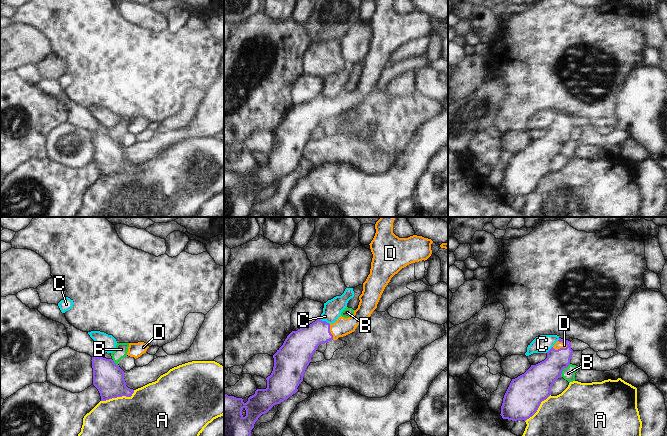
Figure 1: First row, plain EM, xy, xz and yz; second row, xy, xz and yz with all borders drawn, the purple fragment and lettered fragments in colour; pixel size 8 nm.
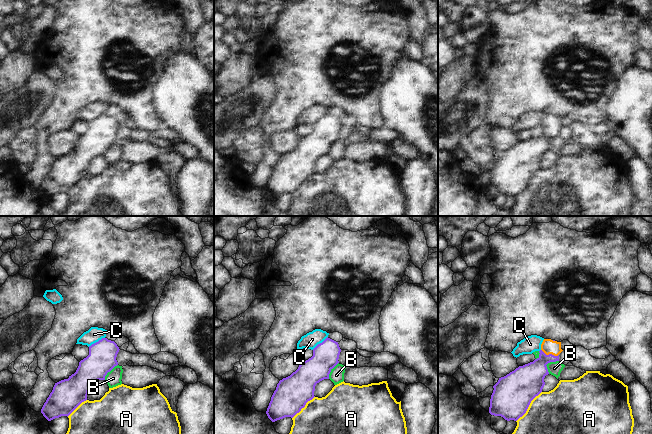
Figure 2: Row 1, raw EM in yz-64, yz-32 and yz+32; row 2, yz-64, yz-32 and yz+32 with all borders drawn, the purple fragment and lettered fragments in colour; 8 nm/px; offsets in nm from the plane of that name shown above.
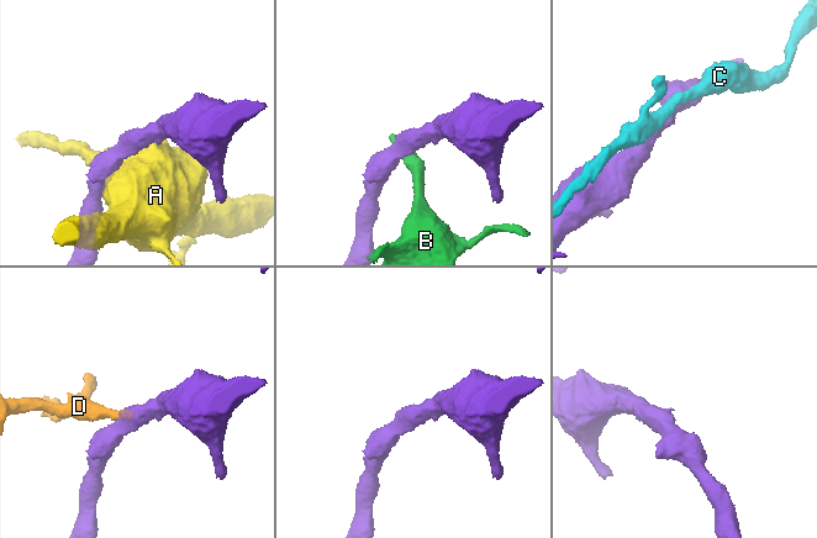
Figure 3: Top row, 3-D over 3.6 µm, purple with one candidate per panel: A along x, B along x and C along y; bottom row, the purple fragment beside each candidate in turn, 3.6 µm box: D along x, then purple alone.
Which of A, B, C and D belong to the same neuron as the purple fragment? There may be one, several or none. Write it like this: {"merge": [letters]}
{"merge": ["D"]}

